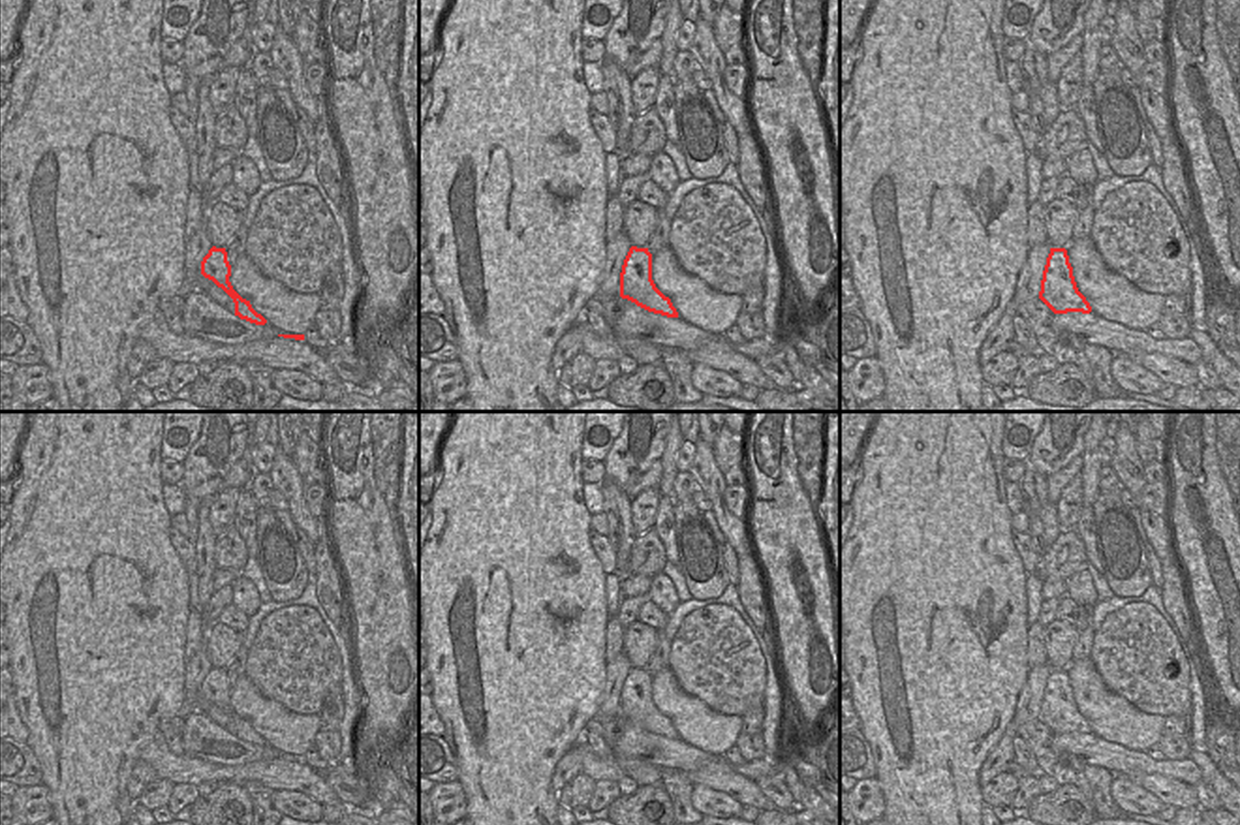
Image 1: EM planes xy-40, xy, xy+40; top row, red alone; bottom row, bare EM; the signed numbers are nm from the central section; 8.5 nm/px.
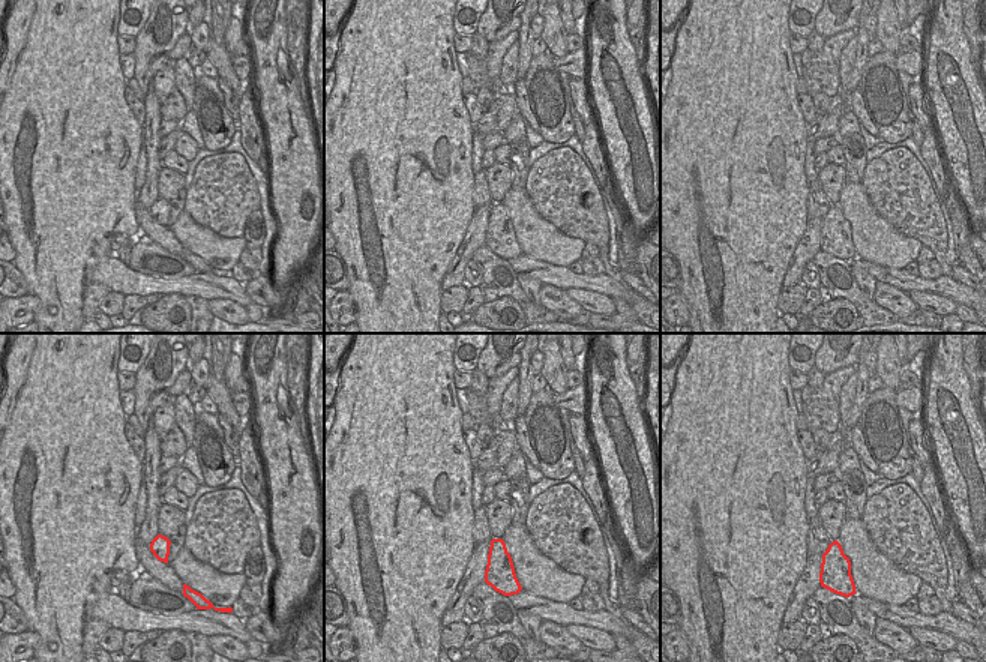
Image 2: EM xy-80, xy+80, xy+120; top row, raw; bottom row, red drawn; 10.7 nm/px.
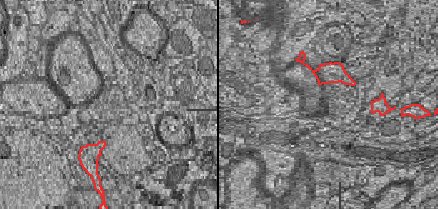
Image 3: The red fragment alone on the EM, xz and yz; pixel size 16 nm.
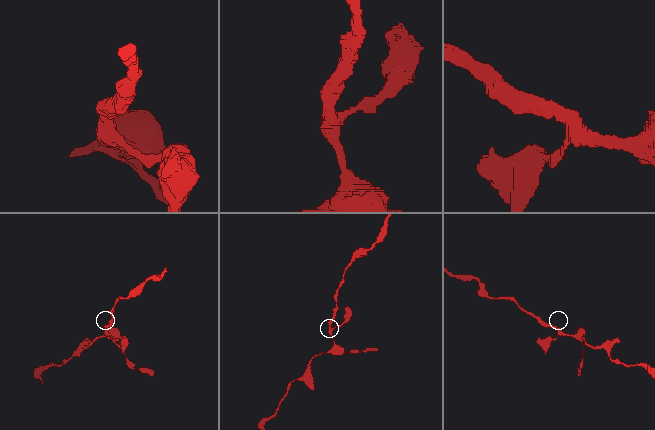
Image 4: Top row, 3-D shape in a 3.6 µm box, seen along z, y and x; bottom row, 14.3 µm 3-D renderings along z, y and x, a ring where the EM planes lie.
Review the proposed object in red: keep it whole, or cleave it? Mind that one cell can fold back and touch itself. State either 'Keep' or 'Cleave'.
Keep

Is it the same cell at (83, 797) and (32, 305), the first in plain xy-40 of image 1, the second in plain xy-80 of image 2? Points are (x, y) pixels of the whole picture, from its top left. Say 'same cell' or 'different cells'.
different cells

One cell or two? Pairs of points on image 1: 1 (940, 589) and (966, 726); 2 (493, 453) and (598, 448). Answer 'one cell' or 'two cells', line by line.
1: one cell
2: two cells

